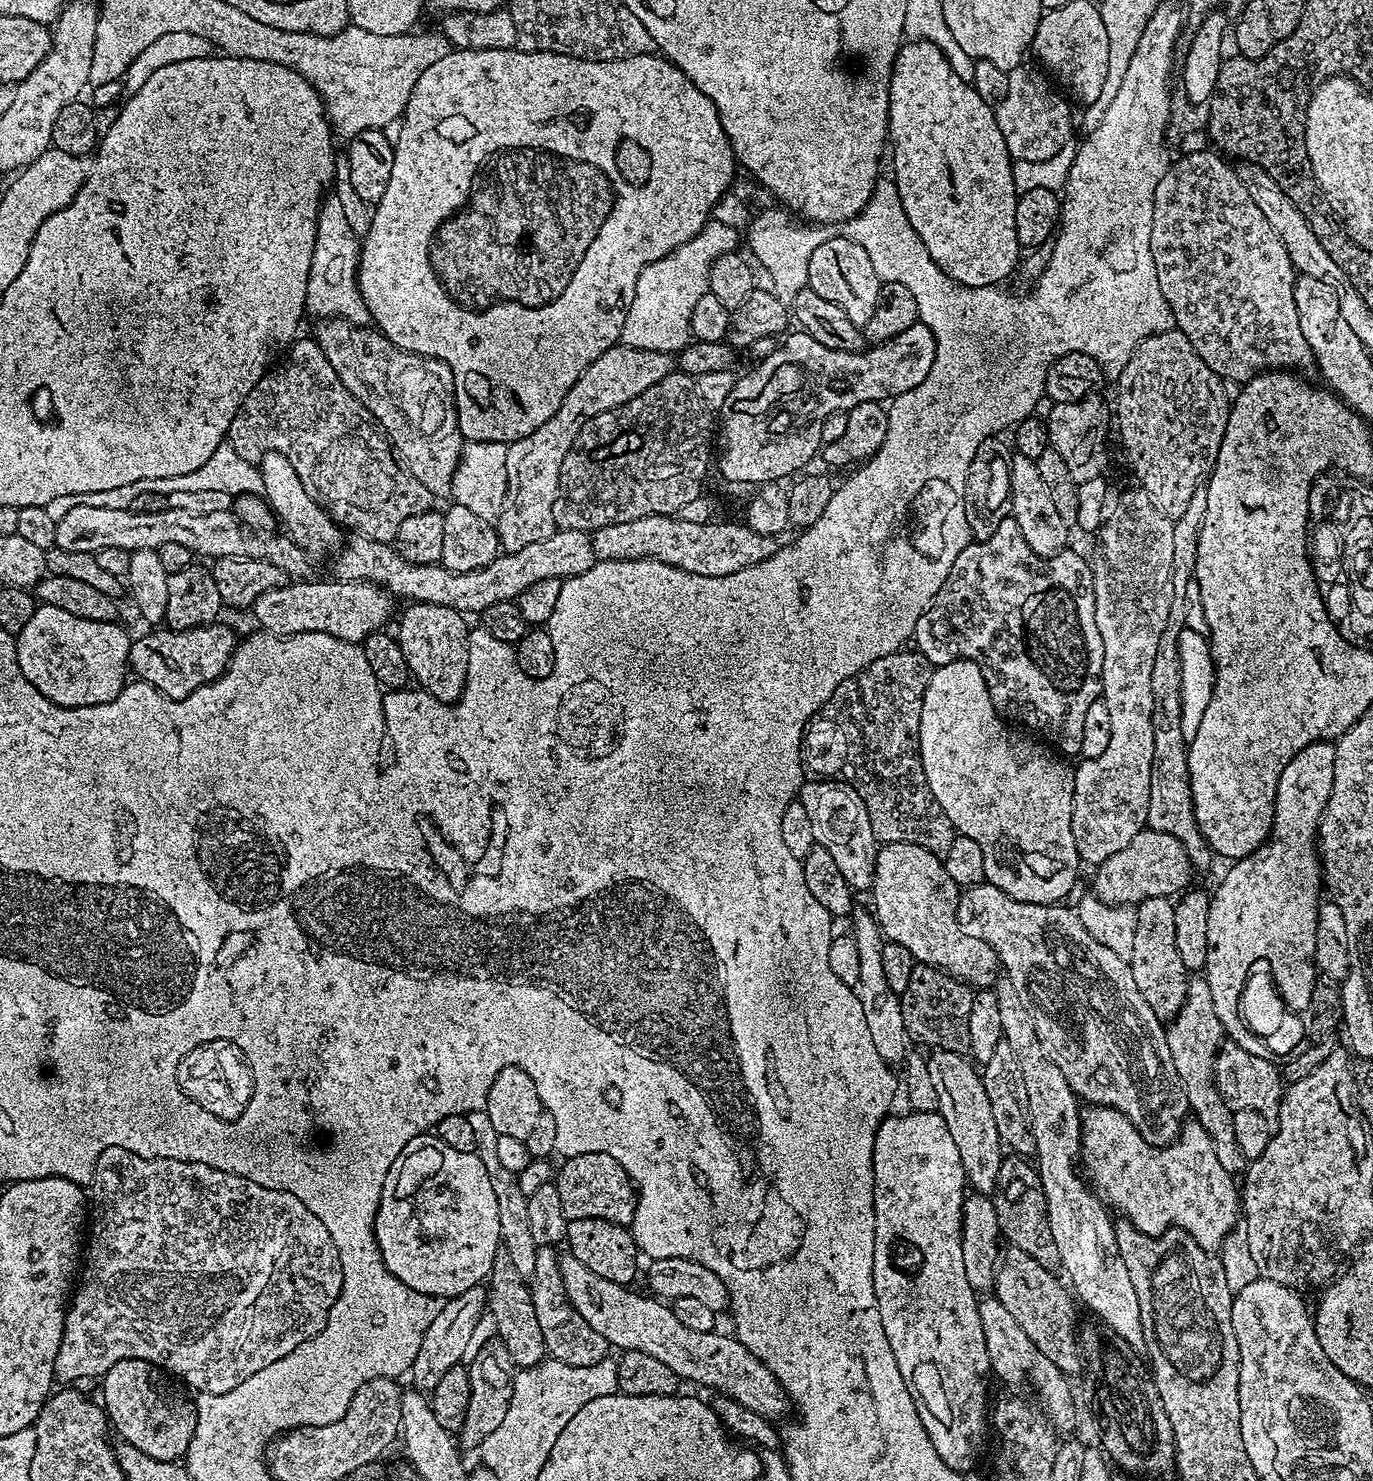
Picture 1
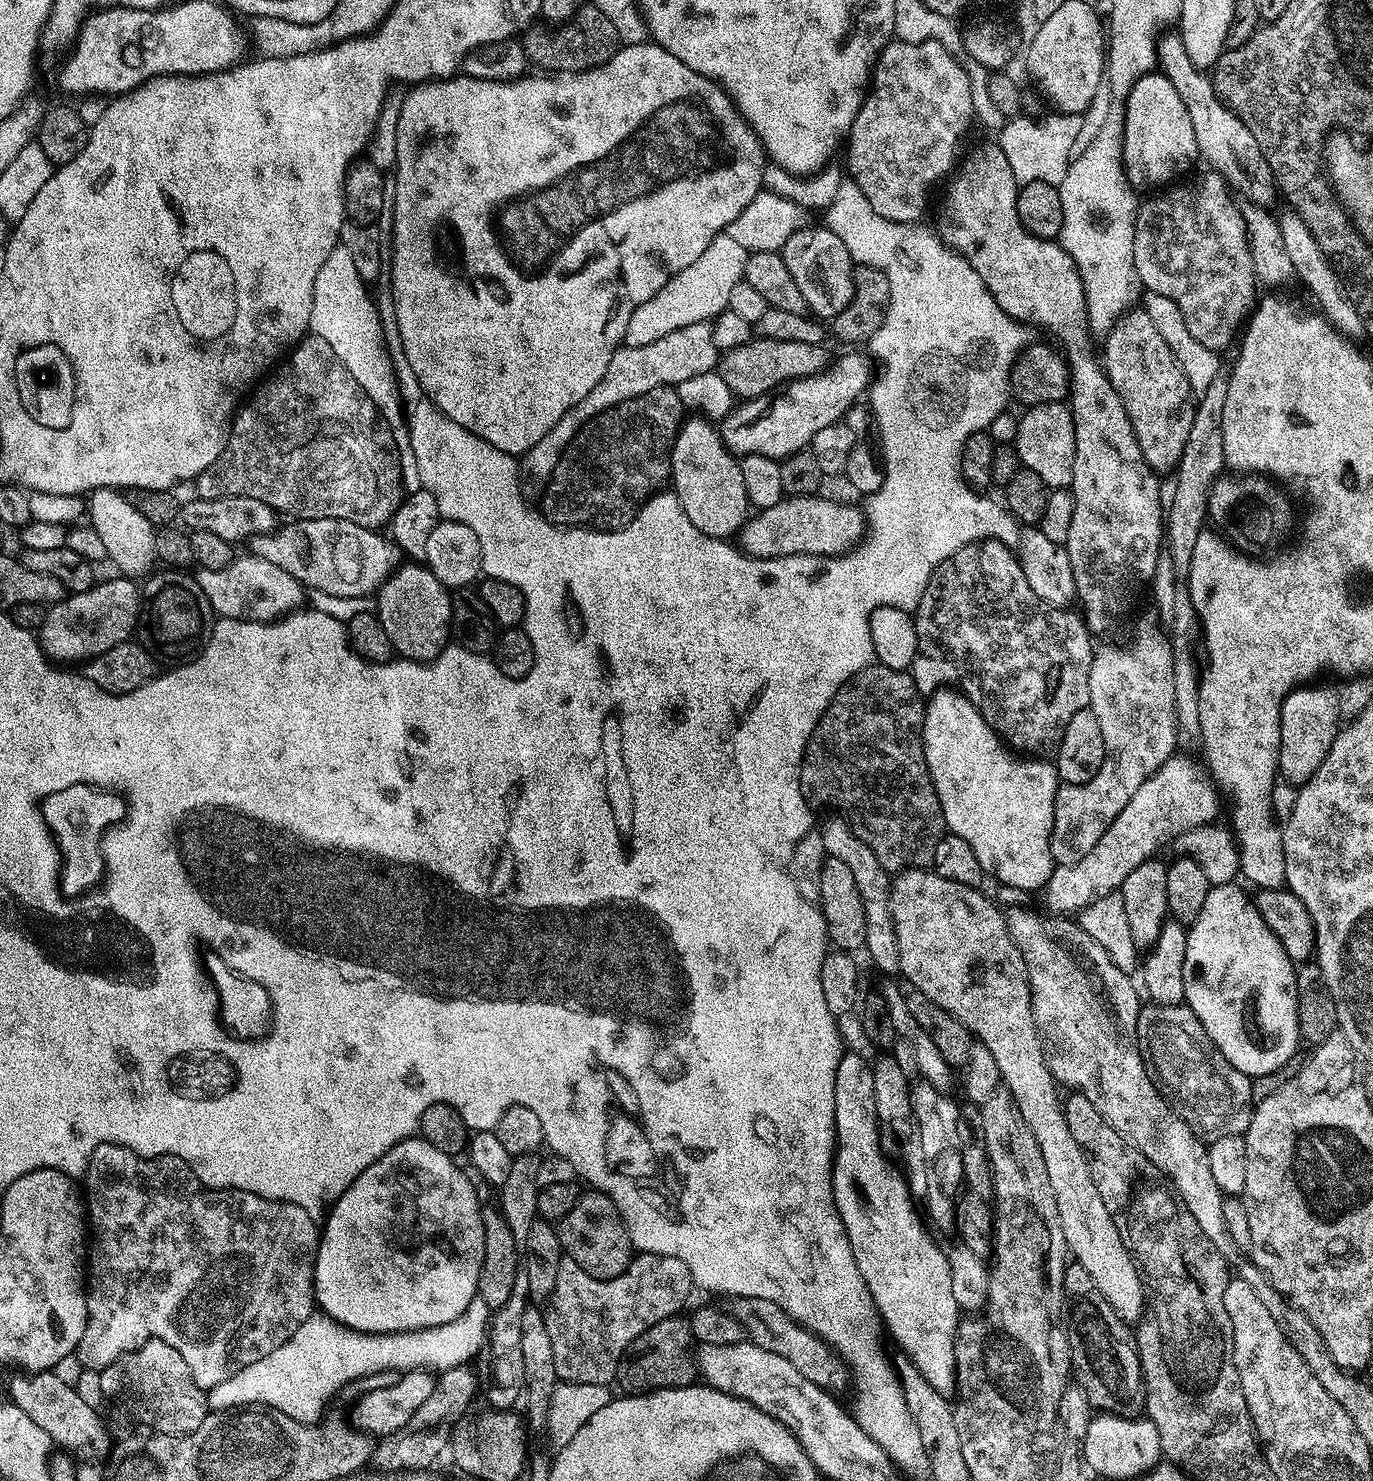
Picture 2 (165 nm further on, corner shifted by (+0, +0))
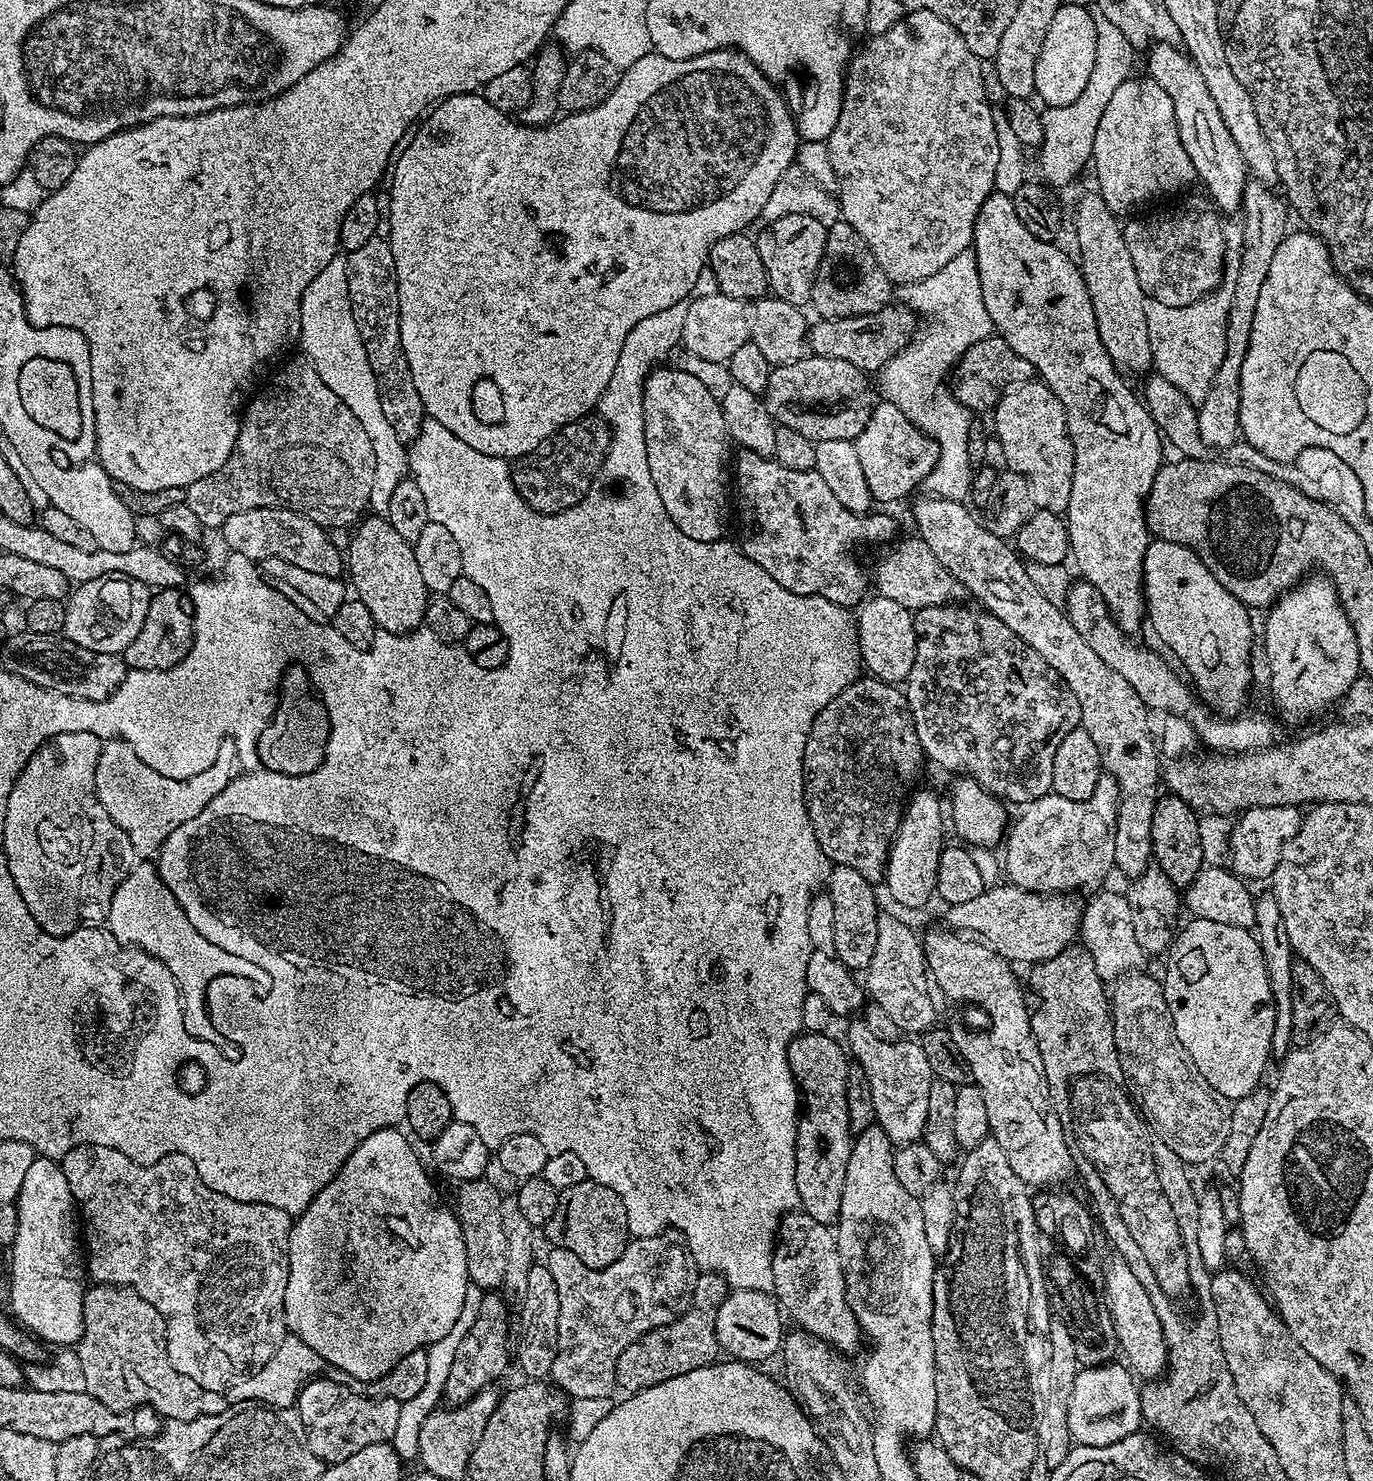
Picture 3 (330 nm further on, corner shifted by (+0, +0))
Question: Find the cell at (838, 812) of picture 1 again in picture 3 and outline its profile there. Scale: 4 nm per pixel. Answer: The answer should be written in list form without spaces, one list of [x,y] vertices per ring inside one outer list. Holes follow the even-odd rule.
[[[877,915],[878,942],[874,945],[874,958],[870,958],[866,975],[866,992],[871,1003],[882,1006],[887,1016],[904,1034],[923,1034],[937,1023],[936,1004],[932,1001],[928,963],[924,957],[921,937],[908,924],[896,916]]]

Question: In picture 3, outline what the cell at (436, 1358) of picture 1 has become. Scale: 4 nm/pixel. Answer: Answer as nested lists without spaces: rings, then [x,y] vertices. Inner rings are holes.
[[[324,1378],[309,1380],[294,1405],[304,1427],[305,1444],[325,1465],[346,1462],[346,1458],[358,1454],[358,1450],[366,1446],[387,1444],[397,1439],[401,1401],[389,1396],[373,1398],[371,1395],[352,1396],[347,1400],[344,1396],[324,1392],[327,1388]]]

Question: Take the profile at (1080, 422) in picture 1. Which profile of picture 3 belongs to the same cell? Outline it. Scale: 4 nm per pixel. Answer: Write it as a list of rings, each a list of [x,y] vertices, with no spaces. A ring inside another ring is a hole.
[[[1025,382],[1009,387],[1000,397],[994,409],[994,436],[1000,439],[1004,460],[1011,471],[1022,474],[1030,482],[1030,494],[1041,512],[1067,513],[1070,502],[1070,486],[1074,486],[1074,446],[1068,437],[1068,423],[1062,402],[1043,382]]]

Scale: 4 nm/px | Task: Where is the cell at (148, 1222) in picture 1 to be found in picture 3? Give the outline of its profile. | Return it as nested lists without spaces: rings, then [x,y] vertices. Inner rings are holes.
[[[83,1144],[70,1149],[62,1157],[62,1167],[66,1174],[66,1182],[70,1182],[70,1194],[74,1194],[78,1216],[82,1221],[87,1275],[93,1276],[96,1284],[107,1284],[113,1288],[134,1291],[146,1302],[150,1302],[154,1310],[158,1310],[158,1314],[164,1319],[168,1357],[174,1370],[178,1370],[178,1374],[186,1374],[186,1378],[198,1382],[198,1386],[202,1386],[207,1392],[224,1394],[229,1388],[241,1384],[246,1377],[262,1370],[262,1366],[266,1366],[266,1362],[274,1358],[274,1350],[278,1350],[278,1346],[282,1346],[284,1337],[289,1335],[288,1324],[284,1320],[284,1299],[288,1281],[288,1243],[294,1218],[286,1214],[286,1210],[254,1202],[238,1202],[234,1198],[226,1198],[210,1190],[198,1174],[194,1162],[177,1155],[163,1156],[153,1164],[139,1164],[110,1146]]]

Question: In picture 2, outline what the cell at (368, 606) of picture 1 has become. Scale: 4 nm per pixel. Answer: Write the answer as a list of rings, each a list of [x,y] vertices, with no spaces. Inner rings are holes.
[[[251,554],[237,555],[221,569],[200,568],[195,573],[202,594],[210,602],[213,613],[226,620],[262,620],[275,622],[305,603],[306,590],[297,580],[290,578],[282,566],[273,566],[266,558]]]

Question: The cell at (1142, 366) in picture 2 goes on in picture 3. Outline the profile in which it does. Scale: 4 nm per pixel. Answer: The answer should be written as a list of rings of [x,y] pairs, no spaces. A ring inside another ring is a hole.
[[[1091,191],[1076,204],[1076,244],[1080,247],[1080,272],[1092,299],[1098,334],[1117,369],[1147,373],[1153,362],[1150,334],[1146,330],[1146,297],[1142,286],[1138,286],[1138,274],[1134,274],[1134,262],[1130,262],[1130,250],[1126,250],[1121,221],[1116,221],[1119,220],[1117,213],[1109,210],[1099,191]]]

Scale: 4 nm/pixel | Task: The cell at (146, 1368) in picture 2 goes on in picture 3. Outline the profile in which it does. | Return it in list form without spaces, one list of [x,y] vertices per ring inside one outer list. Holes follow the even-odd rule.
[[[107,1284],[89,1287],[84,1294],[84,1332],[80,1335],[78,1353],[82,1362],[83,1377],[86,1378],[86,1392],[89,1392],[102,1406],[118,1413],[131,1413],[132,1408],[146,1408],[165,1421],[193,1420],[199,1416],[222,1414],[229,1406],[227,1395],[207,1392],[198,1382],[178,1374],[168,1357],[168,1341],[164,1331],[164,1319],[139,1294],[131,1290],[113,1288]]]

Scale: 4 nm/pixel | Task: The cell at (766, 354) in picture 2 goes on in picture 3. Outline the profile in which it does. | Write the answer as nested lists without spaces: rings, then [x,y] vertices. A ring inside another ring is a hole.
[[[806,354],[801,360],[773,367],[762,399],[779,427],[798,430],[798,434],[806,434],[806,438],[814,442],[834,442],[834,438],[854,442],[858,434],[862,434],[874,407],[874,388],[868,385],[868,380],[869,377],[858,366],[850,366],[850,362],[842,362],[842,358]]]

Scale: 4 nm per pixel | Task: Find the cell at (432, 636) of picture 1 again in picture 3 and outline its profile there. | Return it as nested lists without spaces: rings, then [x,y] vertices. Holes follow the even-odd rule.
[[[380,514],[361,519],[354,531],[346,548],[346,572],[352,575],[350,588],[355,599],[361,600],[366,610],[374,614],[377,629],[397,634],[417,631],[424,623],[430,593],[426,582],[422,582],[412,545]]]

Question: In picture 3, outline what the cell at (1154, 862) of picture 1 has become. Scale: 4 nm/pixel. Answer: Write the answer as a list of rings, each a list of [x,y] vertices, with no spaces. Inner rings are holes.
[[[1296,806],[1245,808],[1239,813],[1238,819],[1240,821],[1232,824],[1230,847],[1226,853],[1227,859],[1232,859],[1231,871],[1245,882],[1267,881],[1274,874],[1274,870],[1282,858],[1282,850],[1286,846],[1286,842],[1290,842],[1290,838],[1294,838],[1294,834],[1298,834],[1302,819],[1301,809]]]

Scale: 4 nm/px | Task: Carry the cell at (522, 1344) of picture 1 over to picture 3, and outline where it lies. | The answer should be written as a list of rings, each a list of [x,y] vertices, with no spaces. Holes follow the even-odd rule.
[[[488,1178],[466,1180],[459,1185],[456,1192],[454,1211],[462,1226],[466,1242],[466,1270],[471,1283],[481,1290],[503,1289],[503,1278],[506,1273],[507,1246],[505,1231],[502,1230],[503,1210],[502,1197]]]

